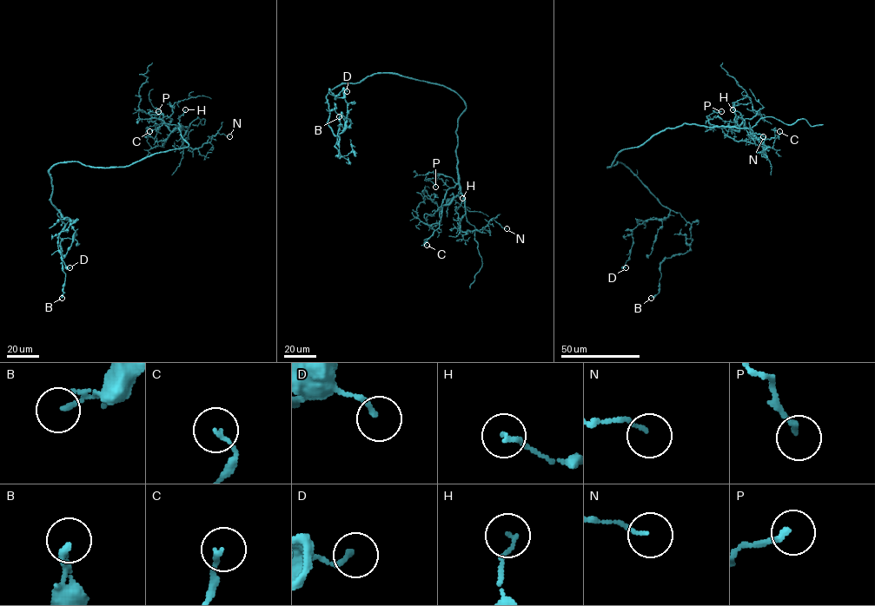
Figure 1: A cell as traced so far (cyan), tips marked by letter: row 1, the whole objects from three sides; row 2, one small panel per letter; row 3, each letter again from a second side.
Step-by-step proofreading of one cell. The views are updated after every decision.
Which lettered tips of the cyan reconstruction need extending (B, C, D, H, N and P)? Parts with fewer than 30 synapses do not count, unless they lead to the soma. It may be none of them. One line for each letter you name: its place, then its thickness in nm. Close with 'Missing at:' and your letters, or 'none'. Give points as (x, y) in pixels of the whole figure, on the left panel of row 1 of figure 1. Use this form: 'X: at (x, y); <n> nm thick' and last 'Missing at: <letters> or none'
Missing at: none

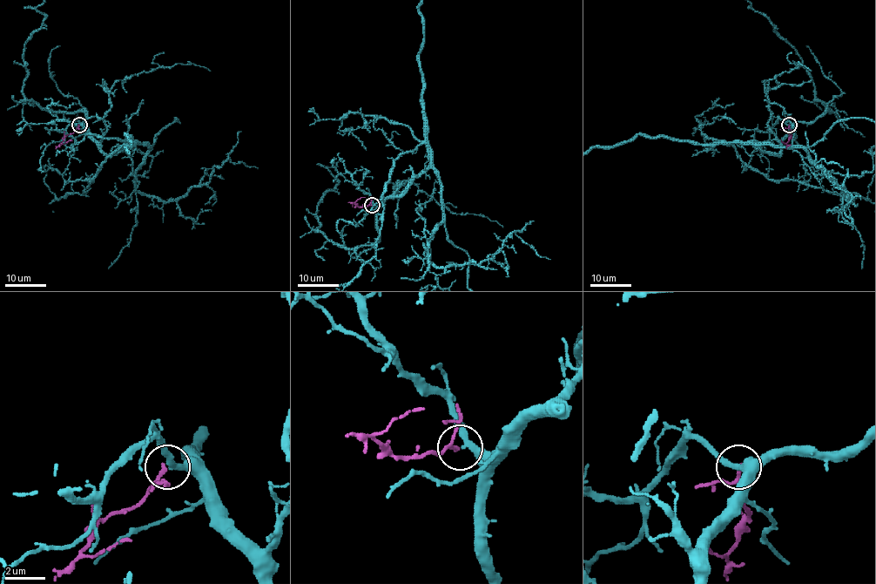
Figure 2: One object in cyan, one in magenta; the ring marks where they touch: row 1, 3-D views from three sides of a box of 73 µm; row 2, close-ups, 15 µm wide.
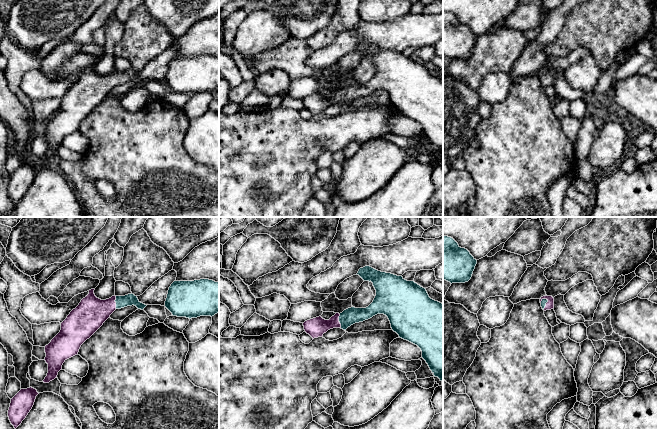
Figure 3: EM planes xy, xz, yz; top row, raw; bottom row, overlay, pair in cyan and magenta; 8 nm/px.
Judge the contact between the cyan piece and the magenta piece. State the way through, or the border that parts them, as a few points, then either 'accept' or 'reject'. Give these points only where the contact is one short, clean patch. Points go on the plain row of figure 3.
runs through xz (350, 92), (339, 97), (316, 103); accept

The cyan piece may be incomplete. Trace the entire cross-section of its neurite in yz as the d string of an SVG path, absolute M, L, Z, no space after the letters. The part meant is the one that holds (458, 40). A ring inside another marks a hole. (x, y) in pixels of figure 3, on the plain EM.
M443 11L443 55L452 59L468 58L477 36L451 13Z

